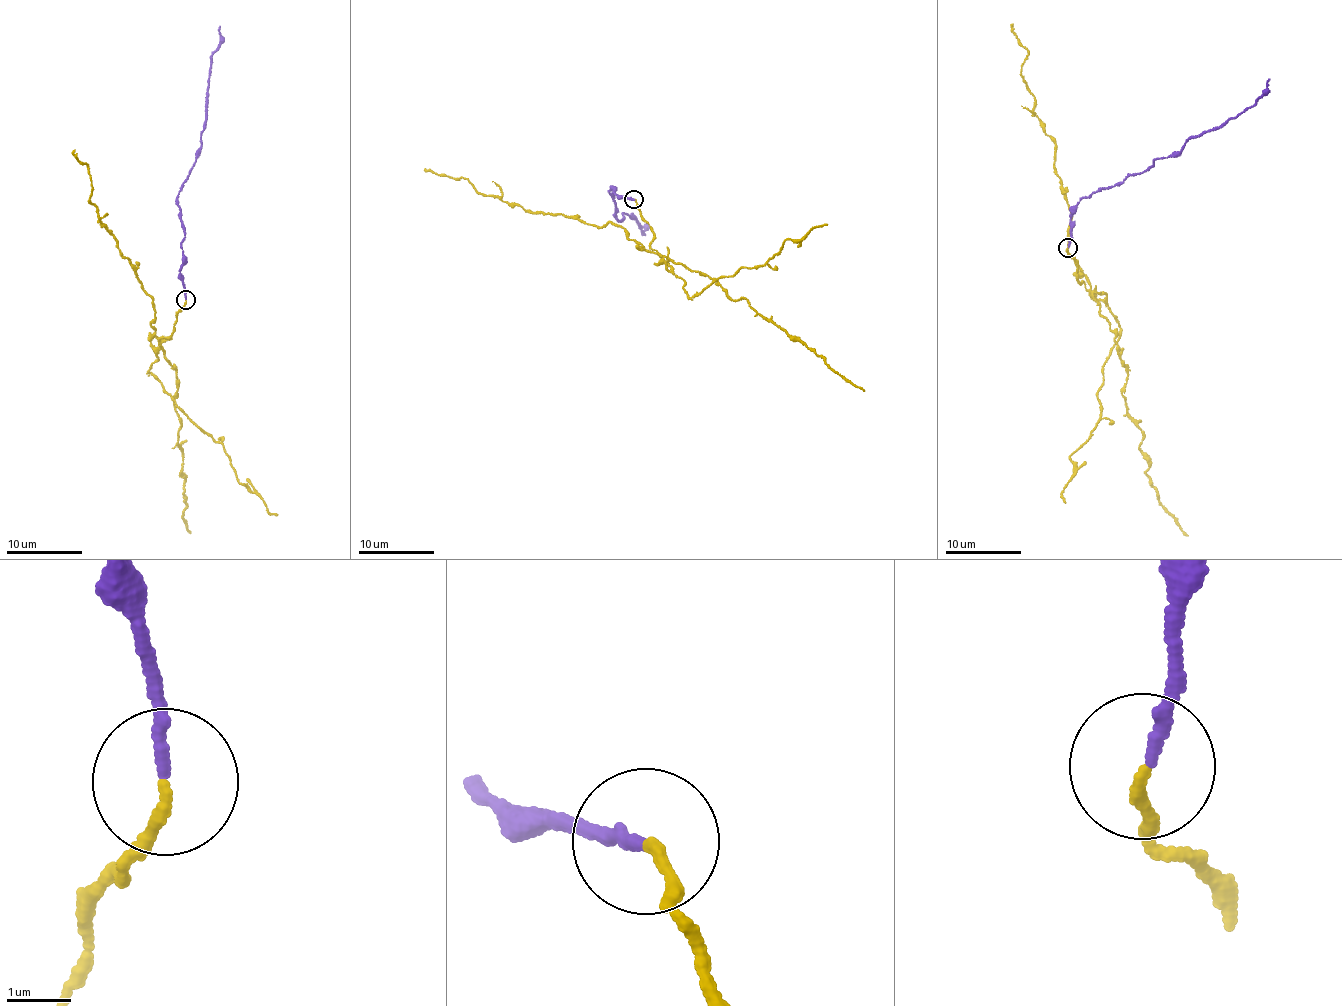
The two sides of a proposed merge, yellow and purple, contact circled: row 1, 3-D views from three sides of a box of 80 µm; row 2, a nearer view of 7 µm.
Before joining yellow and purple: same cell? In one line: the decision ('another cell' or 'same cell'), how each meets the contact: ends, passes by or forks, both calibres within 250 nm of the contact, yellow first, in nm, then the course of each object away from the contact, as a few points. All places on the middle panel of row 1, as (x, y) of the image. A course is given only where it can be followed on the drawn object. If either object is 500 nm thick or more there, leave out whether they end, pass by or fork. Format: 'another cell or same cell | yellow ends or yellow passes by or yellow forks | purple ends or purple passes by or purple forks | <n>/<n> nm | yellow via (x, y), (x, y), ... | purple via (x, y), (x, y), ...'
another cell | yellow ends | purple ends | 150/170 nm | yellow via (633, 198), (652, 228), (654, 251), (705, 273), (735, 301), (745, 298), (864, 391) | purple via (633, 200), (611, 188), (609, 192), (619, 220), (624, 213), (631, 214), (644, 234), (646, 227), (639, 226)

